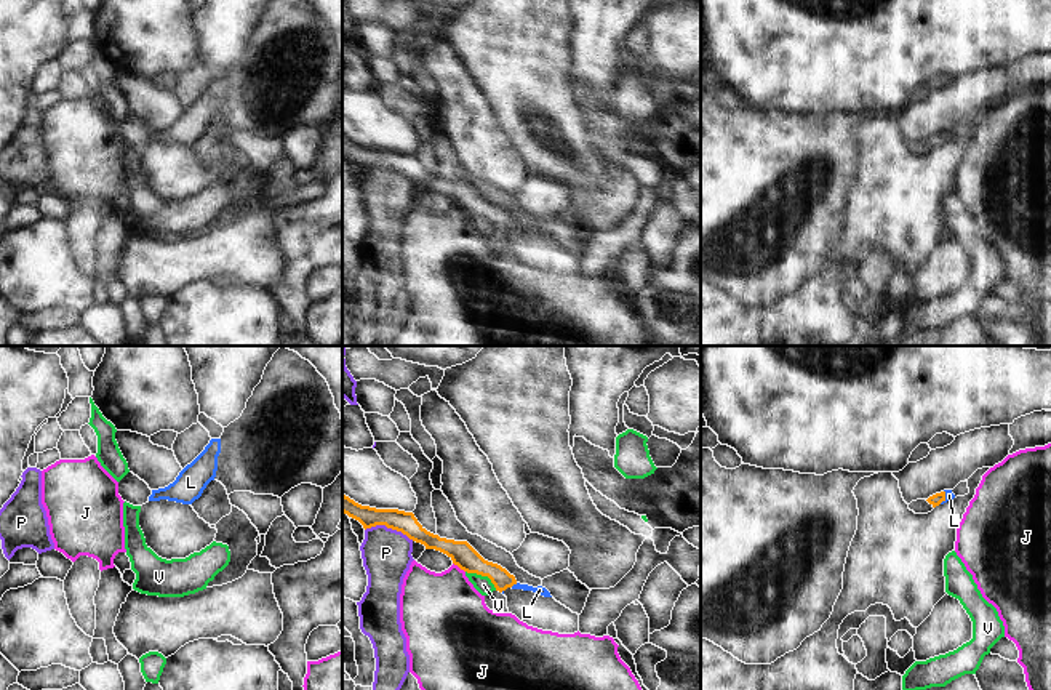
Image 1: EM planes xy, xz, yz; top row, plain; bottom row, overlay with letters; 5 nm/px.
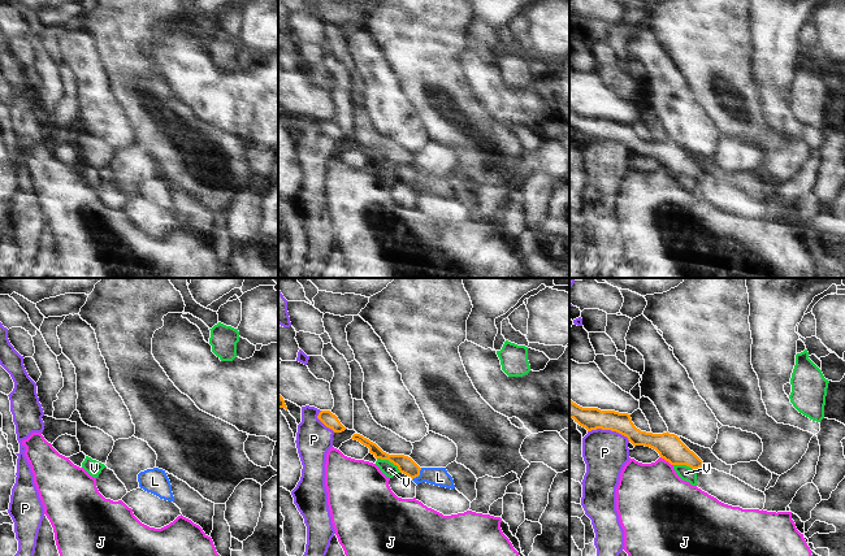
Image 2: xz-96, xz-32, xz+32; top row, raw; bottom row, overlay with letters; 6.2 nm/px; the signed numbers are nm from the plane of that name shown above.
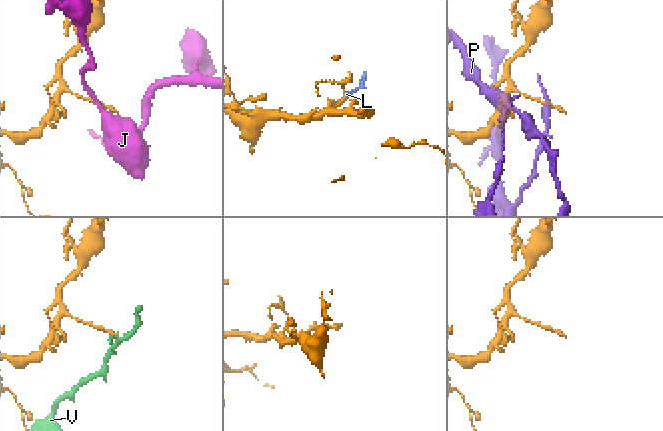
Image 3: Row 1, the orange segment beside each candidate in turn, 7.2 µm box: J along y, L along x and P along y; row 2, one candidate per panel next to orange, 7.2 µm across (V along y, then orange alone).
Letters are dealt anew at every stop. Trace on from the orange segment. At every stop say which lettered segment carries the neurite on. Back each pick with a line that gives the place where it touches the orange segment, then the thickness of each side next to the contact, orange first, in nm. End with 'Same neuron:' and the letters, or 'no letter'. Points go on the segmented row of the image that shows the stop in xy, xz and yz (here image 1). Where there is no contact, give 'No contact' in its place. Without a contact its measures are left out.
L: Touches orange at xz (514, 583). Thickness 110 nm (orange) against 50 nm
Same neuron: L

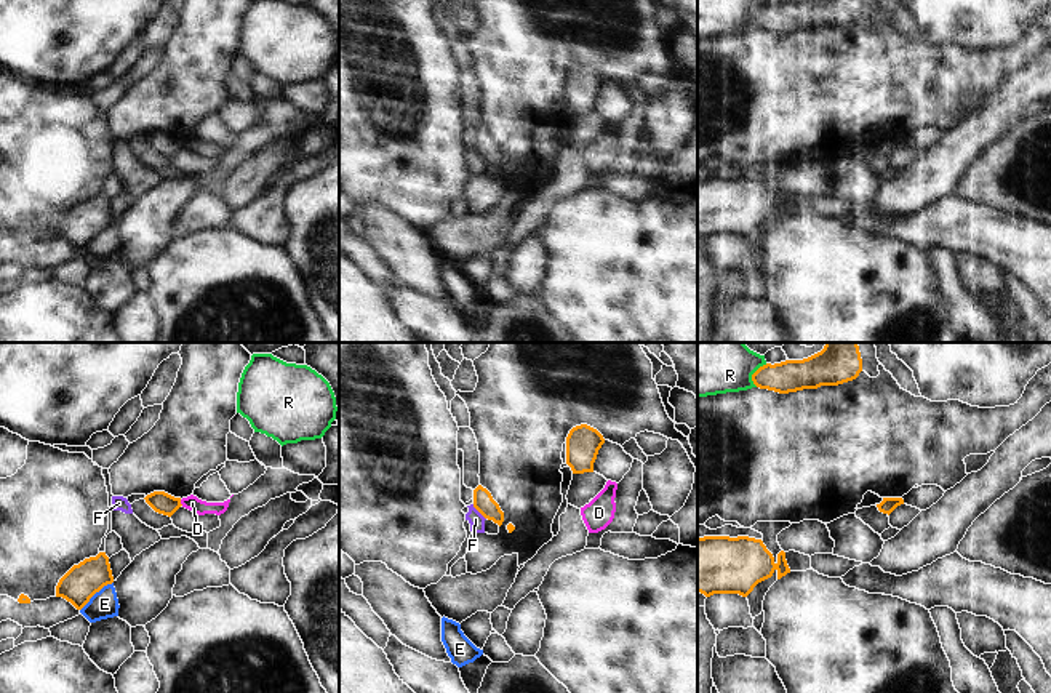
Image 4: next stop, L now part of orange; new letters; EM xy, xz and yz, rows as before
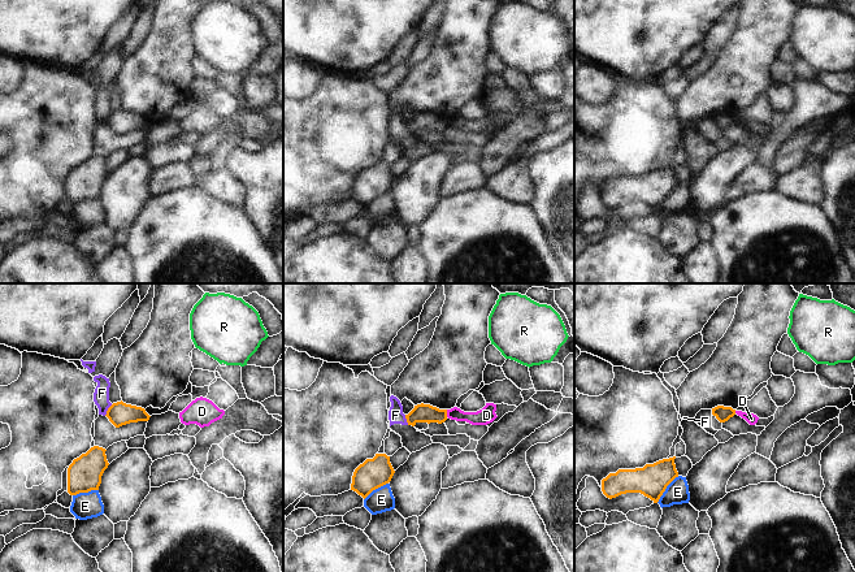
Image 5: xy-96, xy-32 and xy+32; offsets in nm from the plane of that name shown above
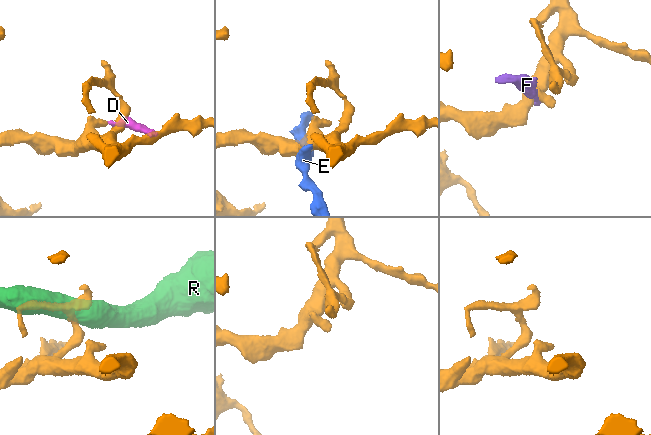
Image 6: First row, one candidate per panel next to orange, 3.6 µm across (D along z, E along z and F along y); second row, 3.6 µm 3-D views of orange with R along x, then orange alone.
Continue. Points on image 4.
Same neuron: no letter

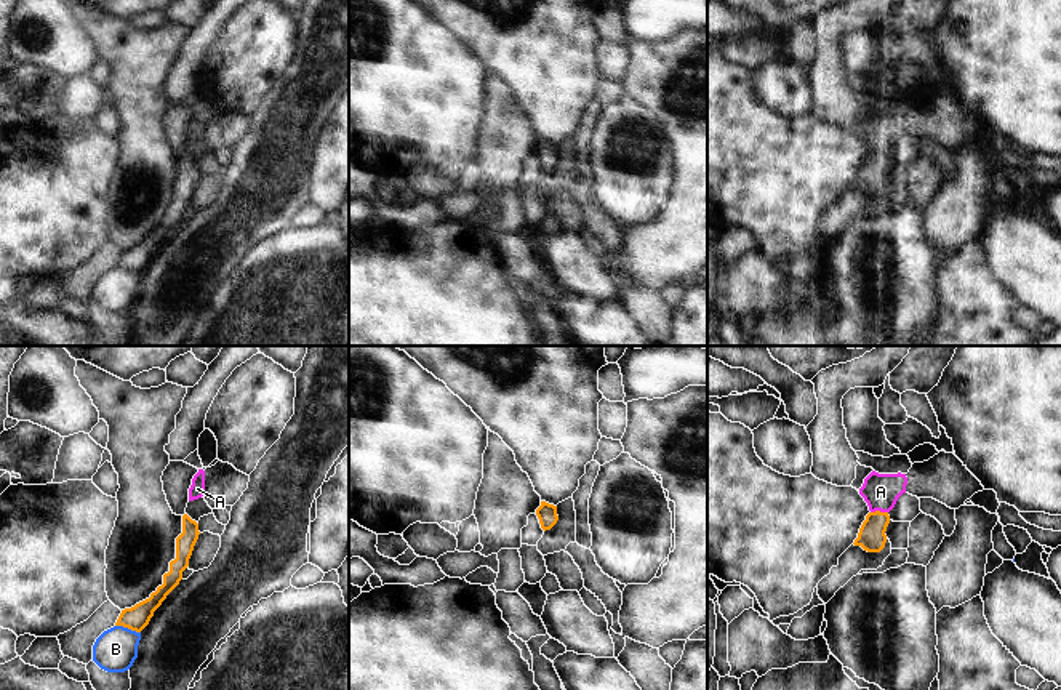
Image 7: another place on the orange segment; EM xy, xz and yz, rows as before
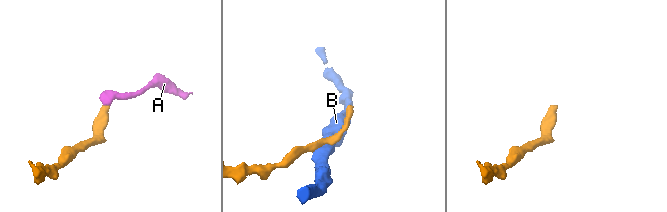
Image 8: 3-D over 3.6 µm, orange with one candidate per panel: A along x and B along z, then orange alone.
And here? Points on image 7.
A: Touches orange at yz (879, 511). Thickness 140 nm (orange) against 180 nm
Same neuron: A

